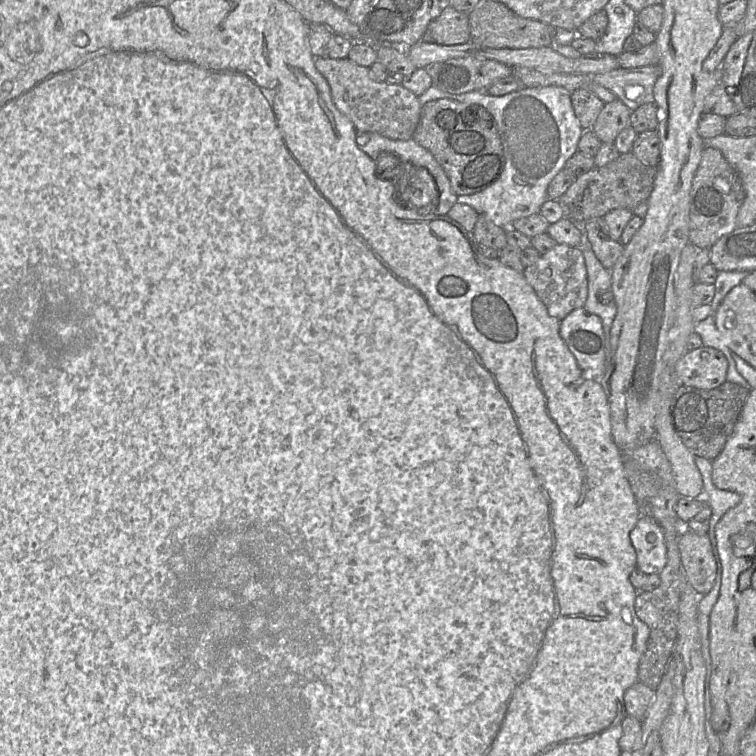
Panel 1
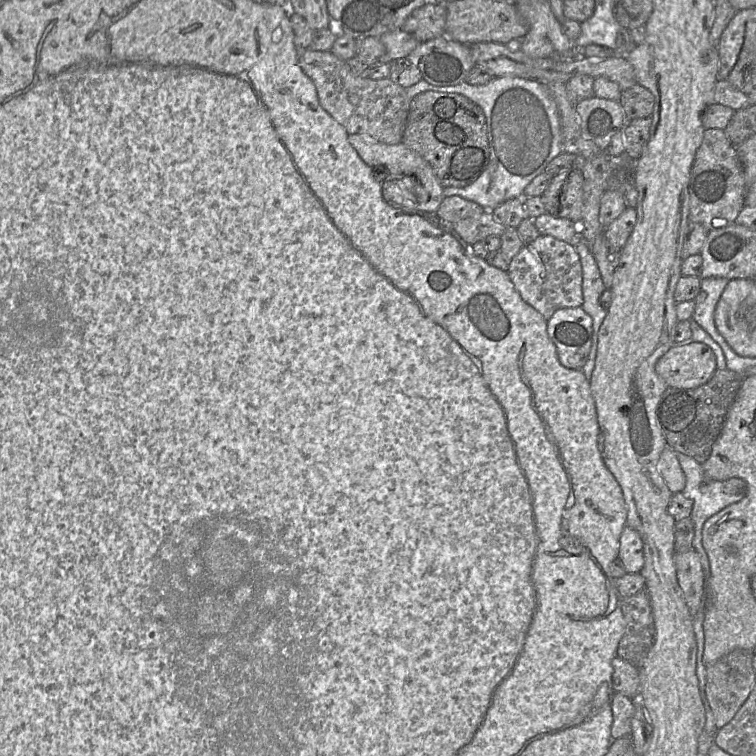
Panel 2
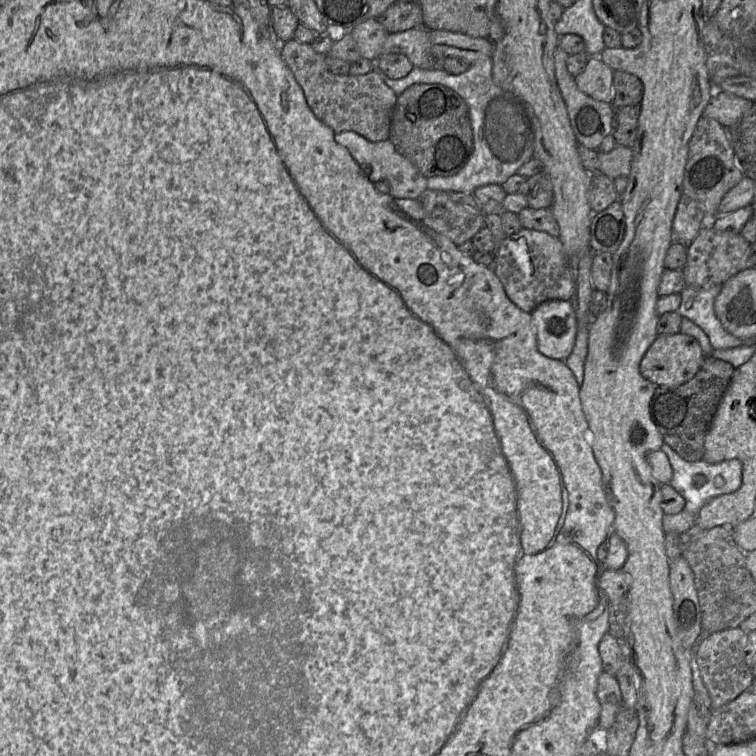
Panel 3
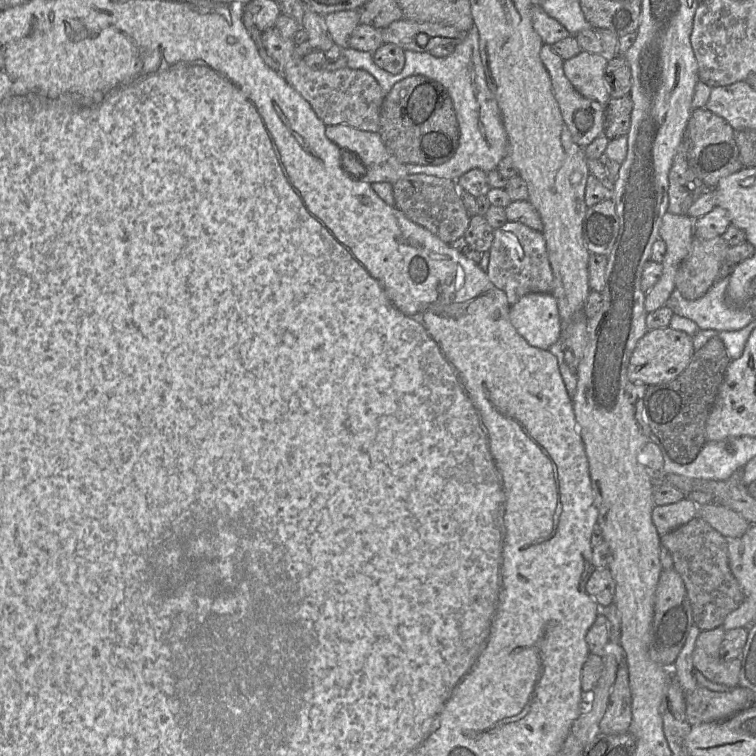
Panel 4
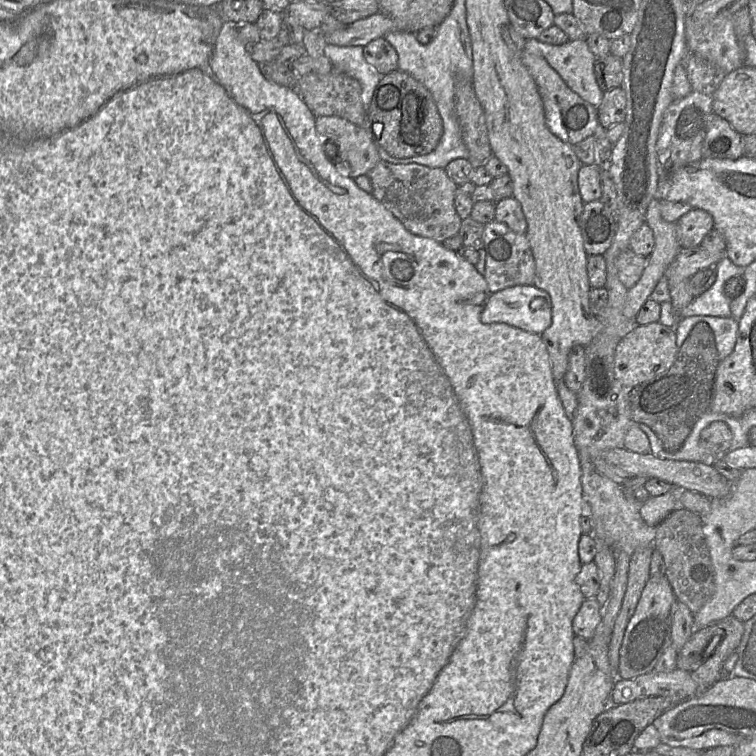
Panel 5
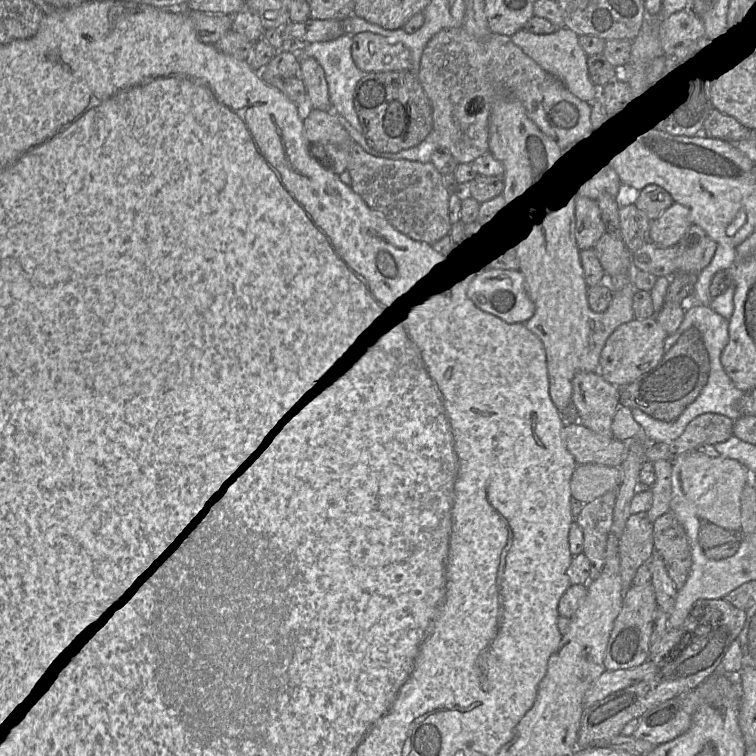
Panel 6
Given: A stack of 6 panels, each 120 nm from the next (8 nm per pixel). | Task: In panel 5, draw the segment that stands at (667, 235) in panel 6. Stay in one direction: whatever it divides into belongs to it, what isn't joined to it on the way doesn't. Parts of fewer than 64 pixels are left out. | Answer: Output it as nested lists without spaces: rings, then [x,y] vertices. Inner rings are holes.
[[[692,209],[684,214],[676,225],[676,236],[681,247],[699,247],[705,235],[714,229],[712,216],[701,209]]]

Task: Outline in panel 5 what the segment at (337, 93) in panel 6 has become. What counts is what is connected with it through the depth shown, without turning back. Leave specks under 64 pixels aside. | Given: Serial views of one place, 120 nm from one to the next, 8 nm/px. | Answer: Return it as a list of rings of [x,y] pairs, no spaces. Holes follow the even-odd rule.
[[[328,44],[324,51],[334,71],[344,73],[356,79],[361,84],[361,98],[367,110],[373,92],[383,75],[365,60],[363,47]]]

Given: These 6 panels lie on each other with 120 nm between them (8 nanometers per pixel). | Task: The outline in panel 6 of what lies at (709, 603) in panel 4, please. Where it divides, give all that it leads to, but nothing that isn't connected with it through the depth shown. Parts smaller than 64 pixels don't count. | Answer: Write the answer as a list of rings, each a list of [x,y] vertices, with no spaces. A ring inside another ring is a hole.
[[[669,511],[654,522],[654,552],[663,560],[677,590],[681,589],[692,565],[688,536],[675,515]]]

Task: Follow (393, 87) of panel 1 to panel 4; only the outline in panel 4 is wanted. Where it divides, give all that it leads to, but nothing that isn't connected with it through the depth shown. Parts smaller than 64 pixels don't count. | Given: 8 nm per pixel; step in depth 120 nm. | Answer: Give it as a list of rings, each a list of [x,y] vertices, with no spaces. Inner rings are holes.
[[[276,29],[262,32],[262,44],[267,53],[279,64],[279,73],[311,106],[327,126],[348,125],[358,130],[378,133],[380,110],[385,97],[375,78],[364,70],[342,68],[314,70],[307,66],[296,52],[290,38],[282,37]]]

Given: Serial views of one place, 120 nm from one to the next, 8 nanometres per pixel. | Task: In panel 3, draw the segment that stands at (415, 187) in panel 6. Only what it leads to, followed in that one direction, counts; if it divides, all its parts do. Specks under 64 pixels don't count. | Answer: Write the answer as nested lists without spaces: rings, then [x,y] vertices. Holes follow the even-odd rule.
[[[428,188],[419,201],[424,210],[423,225],[449,238],[457,246],[471,241],[479,230],[487,227],[485,214],[477,214],[453,202],[449,192]]]

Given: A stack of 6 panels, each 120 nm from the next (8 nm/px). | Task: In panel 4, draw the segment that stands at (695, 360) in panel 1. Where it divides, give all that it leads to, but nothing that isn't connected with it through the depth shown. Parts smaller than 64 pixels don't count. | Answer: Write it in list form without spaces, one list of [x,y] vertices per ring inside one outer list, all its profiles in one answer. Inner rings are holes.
[[[670,327],[648,330],[634,349],[628,366],[628,378],[635,383],[655,385],[675,379],[689,364],[694,352],[692,336]]]

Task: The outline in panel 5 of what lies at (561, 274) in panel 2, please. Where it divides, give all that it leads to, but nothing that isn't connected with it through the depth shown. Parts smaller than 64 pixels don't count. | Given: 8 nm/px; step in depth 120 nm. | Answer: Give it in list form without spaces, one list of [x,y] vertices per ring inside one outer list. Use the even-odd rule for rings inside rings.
[[[494,220],[484,224],[483,243],[486,254],[483,276],[490,293],[517,285],[534,285],[536,265],[526,234],[516,233],[506,224]]]

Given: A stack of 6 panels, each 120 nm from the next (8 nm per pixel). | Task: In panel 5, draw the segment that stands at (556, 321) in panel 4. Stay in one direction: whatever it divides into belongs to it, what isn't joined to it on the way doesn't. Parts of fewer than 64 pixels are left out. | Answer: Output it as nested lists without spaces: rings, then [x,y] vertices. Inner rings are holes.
[[[517,285],[491,293],[481,313],[481,321],[506,323],[541,335],[552,322],[550,296],[534,285]]]

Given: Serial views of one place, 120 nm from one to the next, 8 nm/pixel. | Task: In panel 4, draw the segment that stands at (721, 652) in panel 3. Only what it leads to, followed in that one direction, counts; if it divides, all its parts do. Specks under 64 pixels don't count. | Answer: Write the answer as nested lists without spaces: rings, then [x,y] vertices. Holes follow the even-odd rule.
[[[723,627],[701,631],[694,647],[693,663],[695,669],[698,669],[708,680],[735,688],[739,683],[743,650],[735,649],[738,651],[735,658],[723,659],[720,646],[725,633]]]

